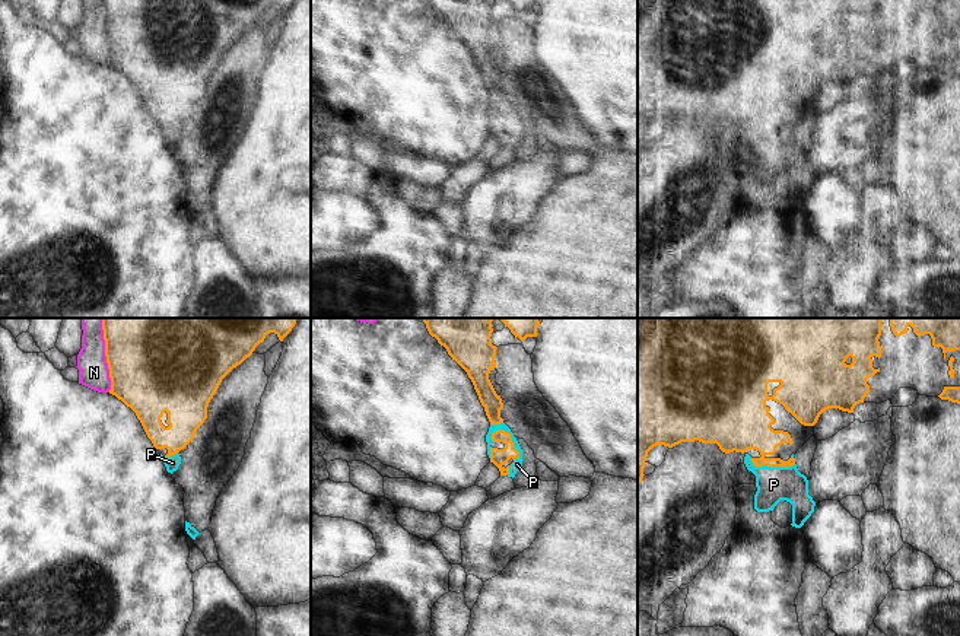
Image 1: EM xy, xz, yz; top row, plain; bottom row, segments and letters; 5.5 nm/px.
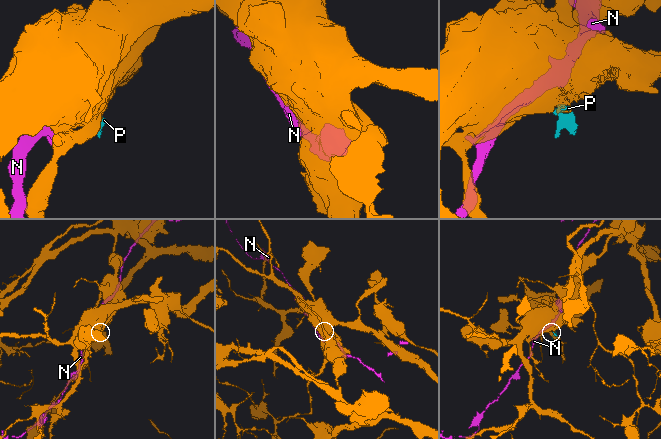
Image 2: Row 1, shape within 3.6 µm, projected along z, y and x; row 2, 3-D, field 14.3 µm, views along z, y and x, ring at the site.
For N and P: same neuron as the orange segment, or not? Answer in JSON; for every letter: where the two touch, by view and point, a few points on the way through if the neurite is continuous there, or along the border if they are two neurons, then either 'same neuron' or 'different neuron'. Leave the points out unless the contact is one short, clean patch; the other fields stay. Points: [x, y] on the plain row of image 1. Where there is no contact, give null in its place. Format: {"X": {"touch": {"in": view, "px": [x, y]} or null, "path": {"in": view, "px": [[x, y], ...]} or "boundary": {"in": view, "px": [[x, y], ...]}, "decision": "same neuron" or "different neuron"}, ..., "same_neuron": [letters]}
{"N": {"touch": {"in": "xy", "px": [107, 32]}, "decision": "different neuron"}, "P": {"touch": {"in": "xz", "px": [514, 121]}, "path": {"in": "xz", "px": [[499, 130], [514, 121], [517, 137]]}, "decision": "same neuron"}, "same_neuron": ["P"]}

